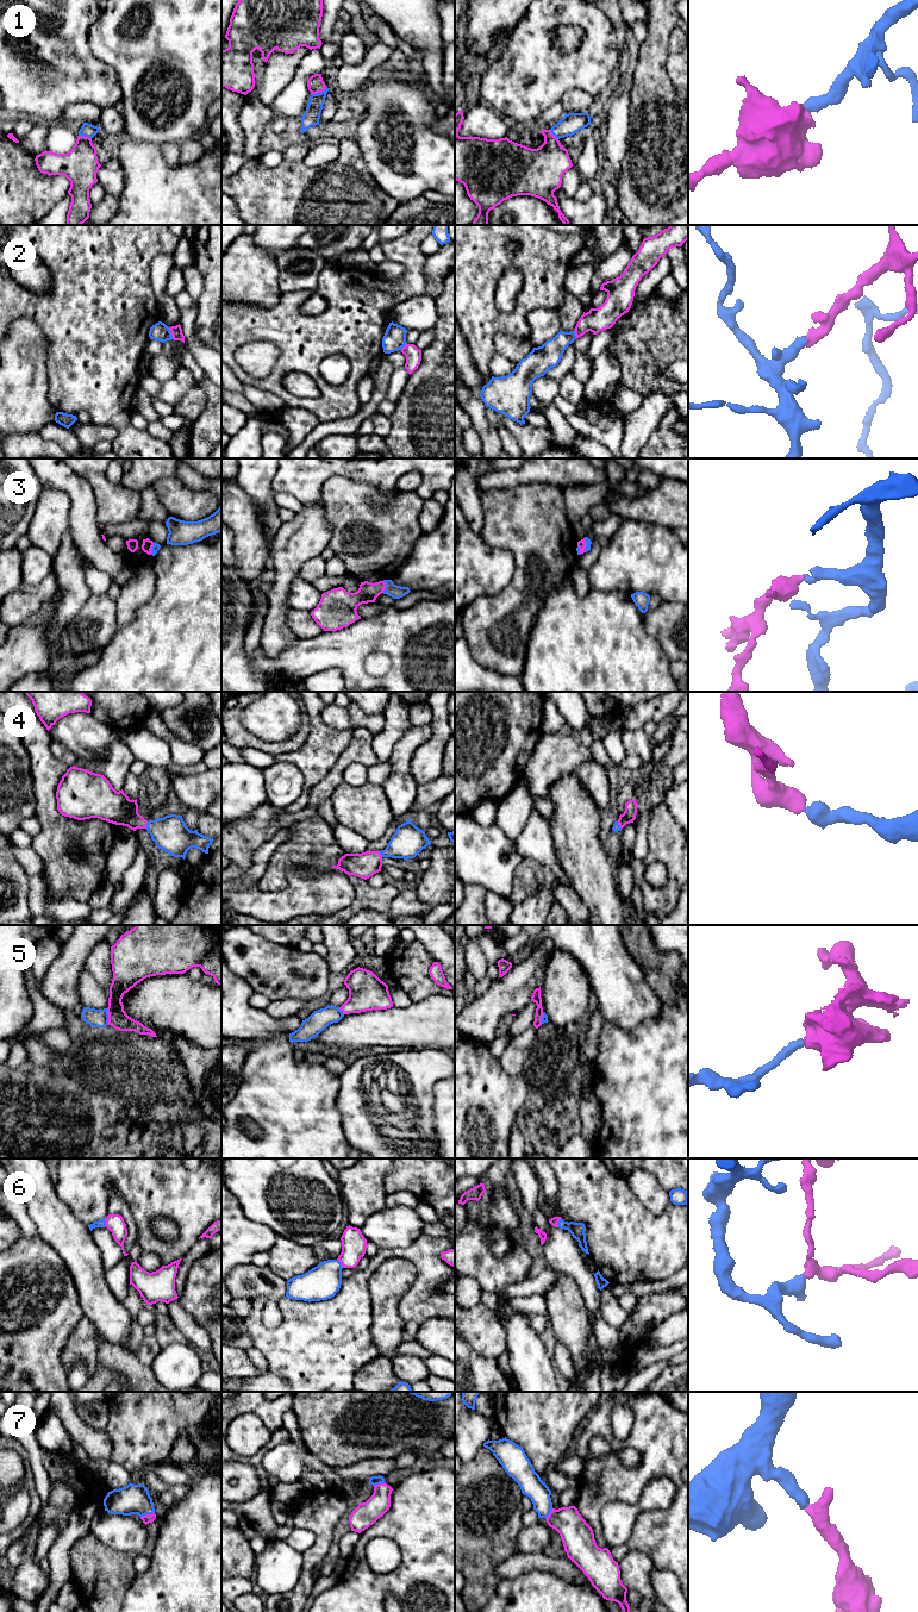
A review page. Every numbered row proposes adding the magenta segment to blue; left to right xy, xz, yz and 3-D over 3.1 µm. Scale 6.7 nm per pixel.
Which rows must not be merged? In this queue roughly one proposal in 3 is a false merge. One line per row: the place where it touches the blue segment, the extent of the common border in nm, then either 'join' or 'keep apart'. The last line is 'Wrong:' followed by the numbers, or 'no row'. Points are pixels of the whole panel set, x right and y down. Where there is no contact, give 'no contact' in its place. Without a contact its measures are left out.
1: contact xz (318, 93); length 120 nm; join
2: contact xy (170, 333); length 90 nm; join
3: contact xz (386, 587); length 80 nm; join
4: contact xy (147, 825); length 50 nm; join
5: contact xy (107, 1017); length 110 nm; keep apart
6: contact yz (559, 1223); length 70 nm; join
7: contact xy (147, 1513); length 100 nm; join
Wrong: 5

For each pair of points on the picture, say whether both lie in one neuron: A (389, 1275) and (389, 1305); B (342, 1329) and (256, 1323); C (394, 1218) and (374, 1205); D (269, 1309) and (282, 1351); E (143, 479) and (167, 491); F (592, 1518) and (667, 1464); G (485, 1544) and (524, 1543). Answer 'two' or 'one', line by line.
A: one
B: one
C: two
D: two
E: two
F: one
G: two

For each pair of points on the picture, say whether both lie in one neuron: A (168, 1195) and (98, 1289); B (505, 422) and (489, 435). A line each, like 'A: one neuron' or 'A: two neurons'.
A: two neurons
B: two neurons

